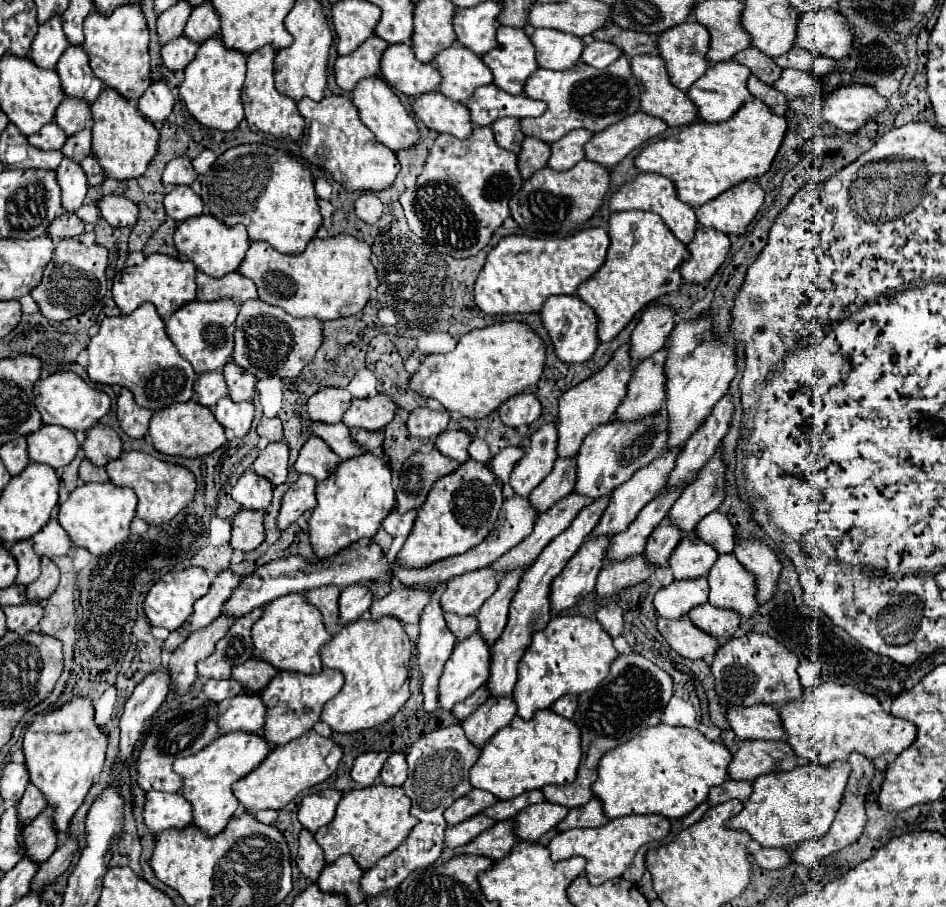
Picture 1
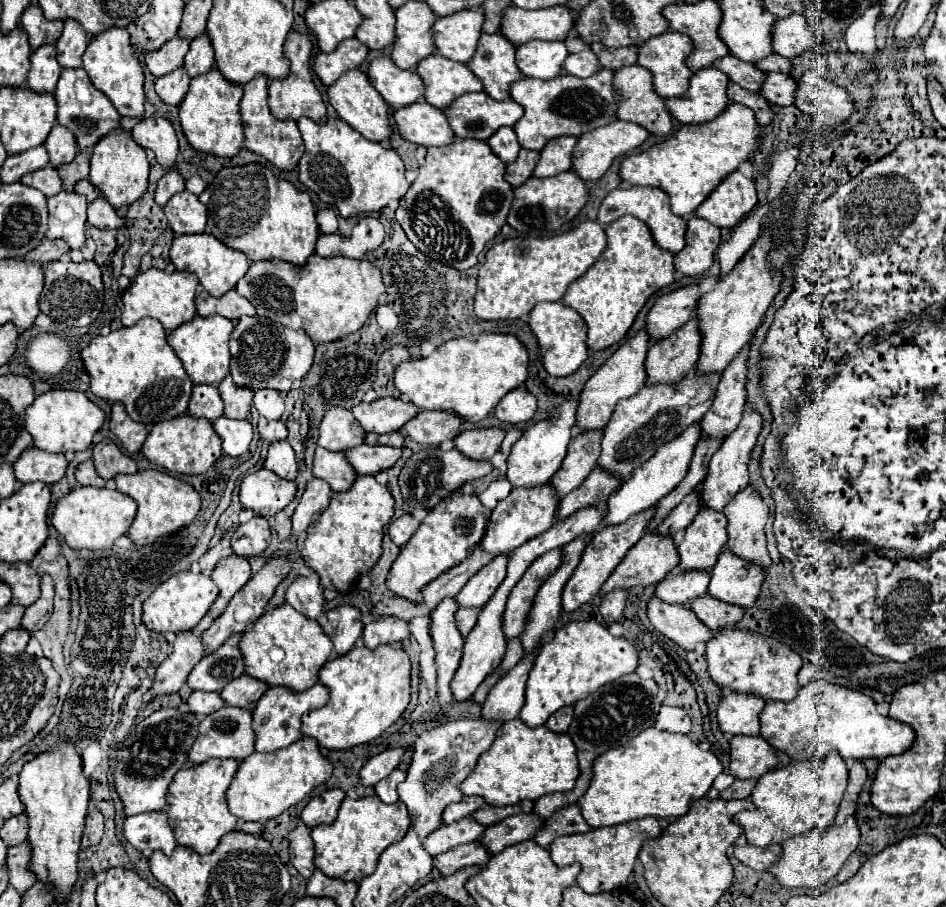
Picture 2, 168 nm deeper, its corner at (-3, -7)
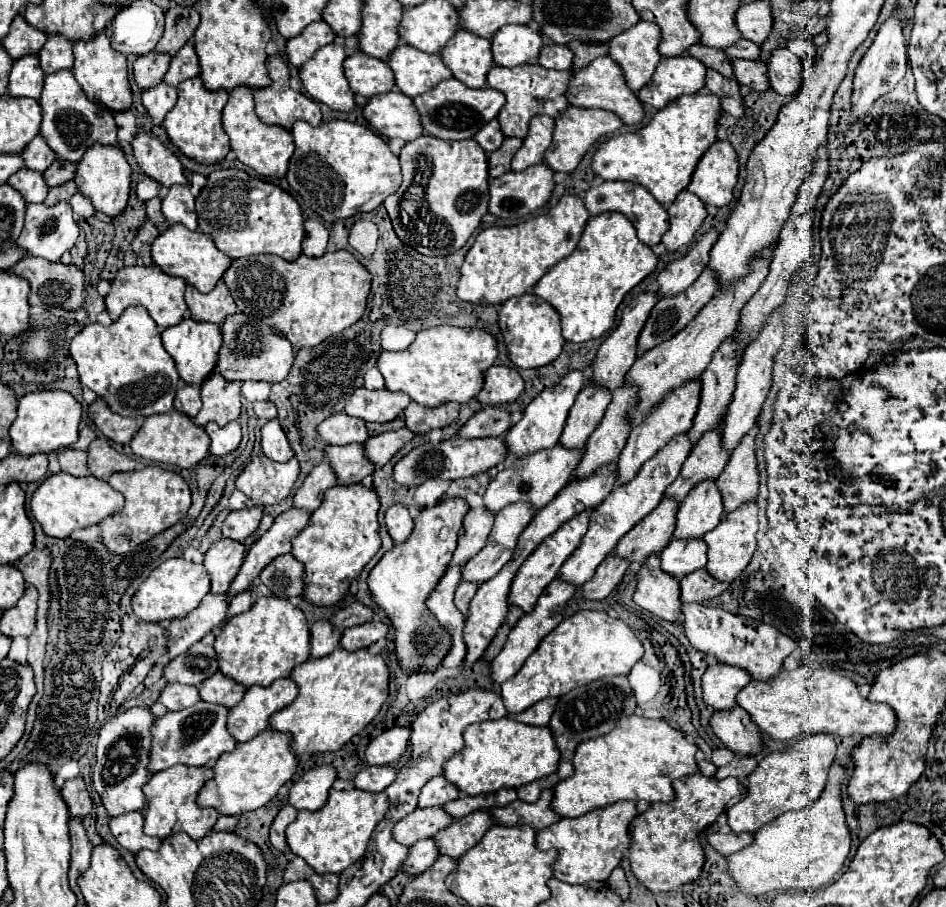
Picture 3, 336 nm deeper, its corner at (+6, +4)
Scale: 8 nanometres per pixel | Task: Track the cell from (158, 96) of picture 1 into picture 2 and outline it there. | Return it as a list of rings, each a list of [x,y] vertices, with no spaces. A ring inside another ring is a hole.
[[[154,116],[154,118],[140,120],[140,124],[132,128],[132,138],[138,146],[152,150],[162,168],[176,170],[178,140],[176,140],[174,128],[166,118]]]

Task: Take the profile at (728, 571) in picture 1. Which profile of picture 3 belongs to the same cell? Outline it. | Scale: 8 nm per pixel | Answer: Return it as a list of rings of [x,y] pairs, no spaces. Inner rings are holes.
[[[757,503],[751,505],[741,505],[739,509],[735,509],[735,513],[725,515],[723,521],[717,525],[717,529],[713,529],[711,533],[707,533],[707,537],[703,537],[709,551],[709,561],[707,561],[707,573],[723,583],[731,583],[733,579],[739,577],[739,573],[743,573],[743,569],[749,565],[755,549],[757,549]]]

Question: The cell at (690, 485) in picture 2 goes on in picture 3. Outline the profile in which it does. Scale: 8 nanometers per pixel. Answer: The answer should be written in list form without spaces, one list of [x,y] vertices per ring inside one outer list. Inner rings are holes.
[[[727,339],[723,341],[723,349],[715,353],[715,361],[711,361],[703,371],[699,411],[693,419],[693,427],[687,431],[691,445],[697,445],[707,431],[713,431],[721,423],[735,389],[735,369],[737,365],[735,357],[731,357],[731,339]]]

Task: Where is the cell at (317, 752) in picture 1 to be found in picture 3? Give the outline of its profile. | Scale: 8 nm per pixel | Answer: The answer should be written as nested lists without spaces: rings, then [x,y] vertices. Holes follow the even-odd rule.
[[[267,729],[255,739],[239,743],[235,751],[223,753],[223,757],[219,757],[213,767],[213,779],[207,781],[207,785],[203,785],[203,789],[199,791],[199,805],[215,807],[221,815],[239,815],[267,805],[297,771],[299,761],[291,749],[291,743],[293,737],[289,737],[289,733]]]

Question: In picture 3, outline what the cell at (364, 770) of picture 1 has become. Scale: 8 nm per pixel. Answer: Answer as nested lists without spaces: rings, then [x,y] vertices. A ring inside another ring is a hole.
[[[391,727],[375,737],[365,749],[365,763],[367,765],[389,765],[397,761],[409,741],[407,727]]]

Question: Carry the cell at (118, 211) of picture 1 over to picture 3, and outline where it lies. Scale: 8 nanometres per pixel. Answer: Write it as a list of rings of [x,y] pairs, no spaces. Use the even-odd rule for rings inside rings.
[[[75,193],[71,199],[69,199],[73,211],[79,215],[79,217],[93,217],[95,215],[95,207],[91,203],[89,197],[85,197],[83,193]]]

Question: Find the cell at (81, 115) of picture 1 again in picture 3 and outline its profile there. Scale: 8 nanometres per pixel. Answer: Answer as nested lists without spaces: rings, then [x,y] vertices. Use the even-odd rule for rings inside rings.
[[[35,135],[35,139],[27,145],[27,149],[23,149],[23,159],[25,159],[25,167],[27,169],[45,171],[57,159],[57,155],[47,145],[43,135]]]

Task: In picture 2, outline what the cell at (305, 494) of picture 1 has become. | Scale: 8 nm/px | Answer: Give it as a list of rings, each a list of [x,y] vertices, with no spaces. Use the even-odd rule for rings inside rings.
[[[312,478],[298,502],[298,508],[292,516],[292,528],[296,534],[304,534],[306,528],[328,508],[332,498],[332,488],[320,478]]]

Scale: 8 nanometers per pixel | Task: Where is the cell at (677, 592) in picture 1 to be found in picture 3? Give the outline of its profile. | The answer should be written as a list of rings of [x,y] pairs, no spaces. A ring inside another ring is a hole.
[[[671,541],[667,549],[659,555],[661,569],[675,579],[703,569],[707,563],[707,545],[705,541]]]

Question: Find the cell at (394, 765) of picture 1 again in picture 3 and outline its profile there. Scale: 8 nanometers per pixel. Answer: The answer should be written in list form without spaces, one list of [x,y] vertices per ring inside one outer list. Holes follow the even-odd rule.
[[[385,765],[385,767],[365,767],[363,771],[357,773],[355,787],[363,789],[363,791],[379,793],[379,791],[385,791],[387,785],[391,785],[395,775],[397,775],[397,771],[391,765]]]

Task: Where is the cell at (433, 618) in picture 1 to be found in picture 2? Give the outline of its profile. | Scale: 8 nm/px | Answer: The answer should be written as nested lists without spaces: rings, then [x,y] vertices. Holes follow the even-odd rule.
[[[444,598],[432,612],[432,642],[434,642],[436,666],[438,666],[440,704],[450,704],[454,700],[450,682],[460,666],[462,648],[464,648],[464,638],[456,628],[456,620],[454,620],[456,610],[458,610],[458,604],[454,602],[454,598]]]

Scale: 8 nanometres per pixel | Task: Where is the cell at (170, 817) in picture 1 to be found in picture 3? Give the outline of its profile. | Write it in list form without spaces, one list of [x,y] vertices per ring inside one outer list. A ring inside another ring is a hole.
[[[129,811],[109,821],[113,837],[119,841],[121,847],[125,847],[131,853],[137,853],[141,849],[155,851],[161,845],[159,837],[149,837],[143,833],[143,825],[145,825],[145,819],[139,811]]]

